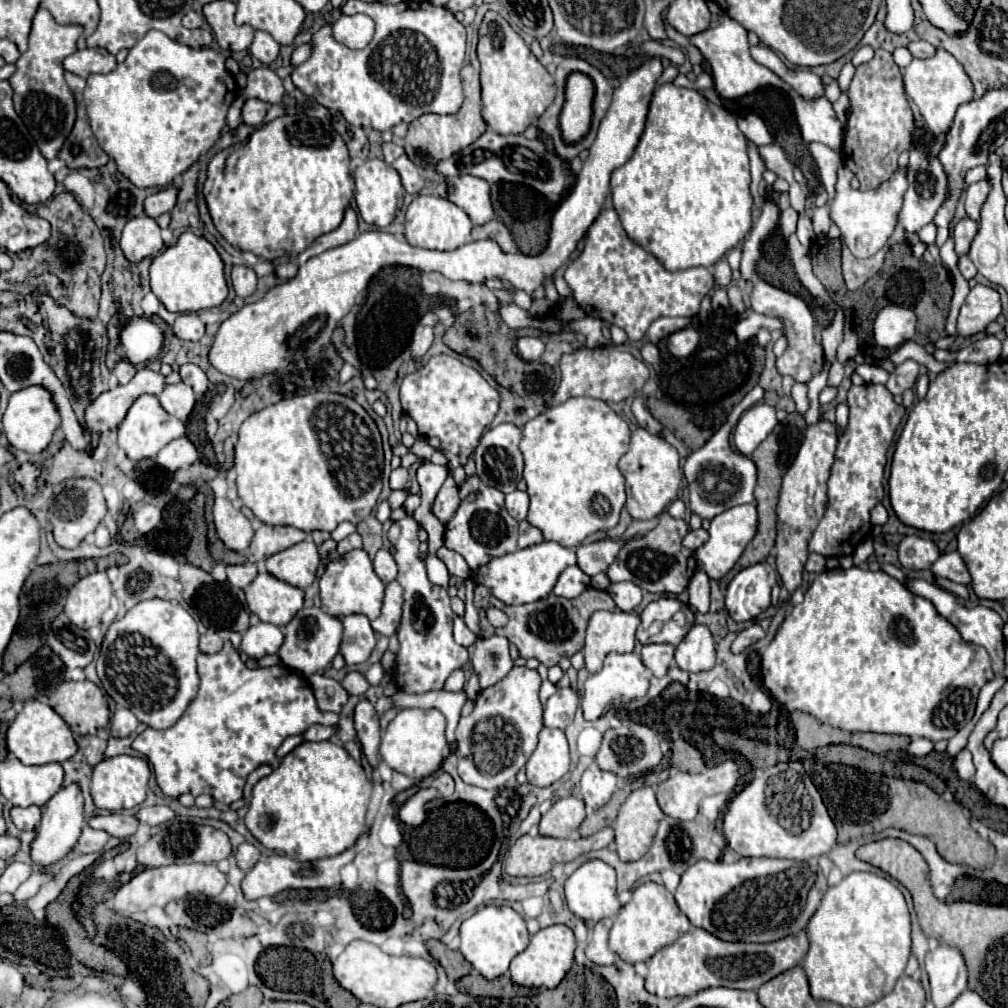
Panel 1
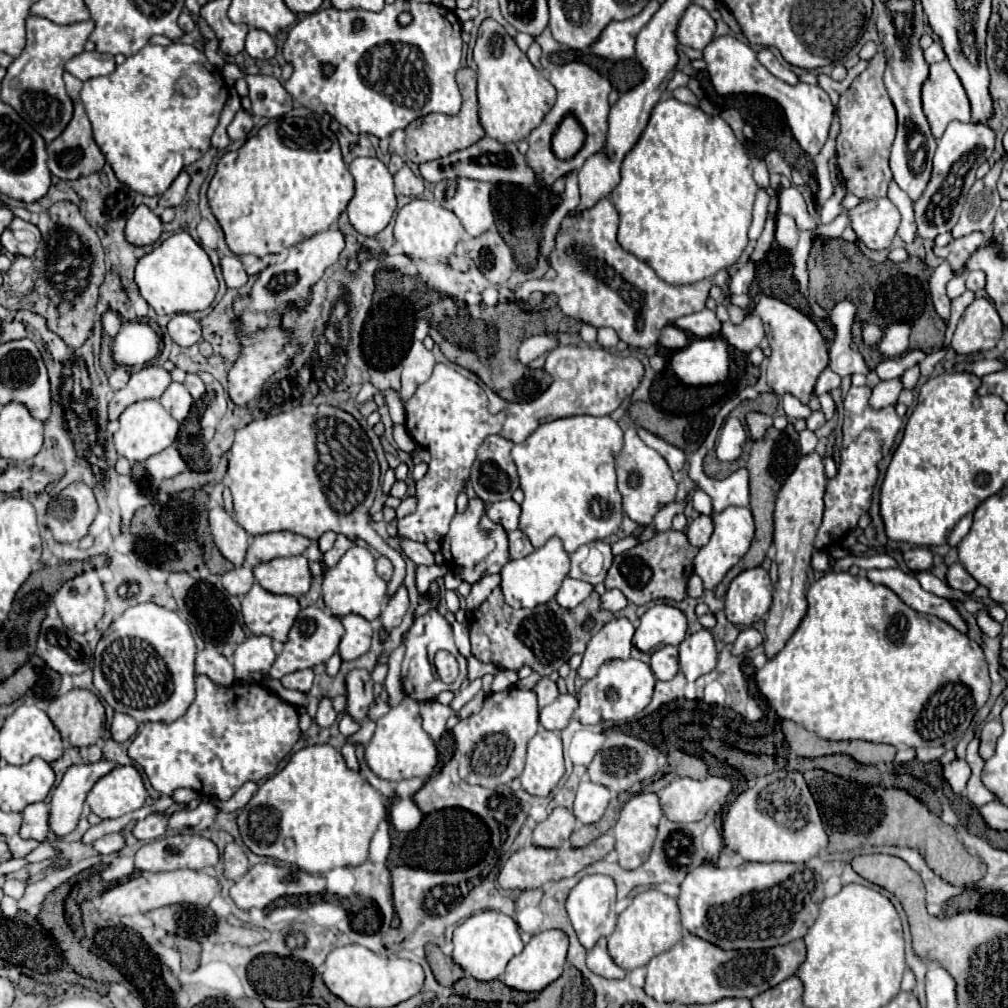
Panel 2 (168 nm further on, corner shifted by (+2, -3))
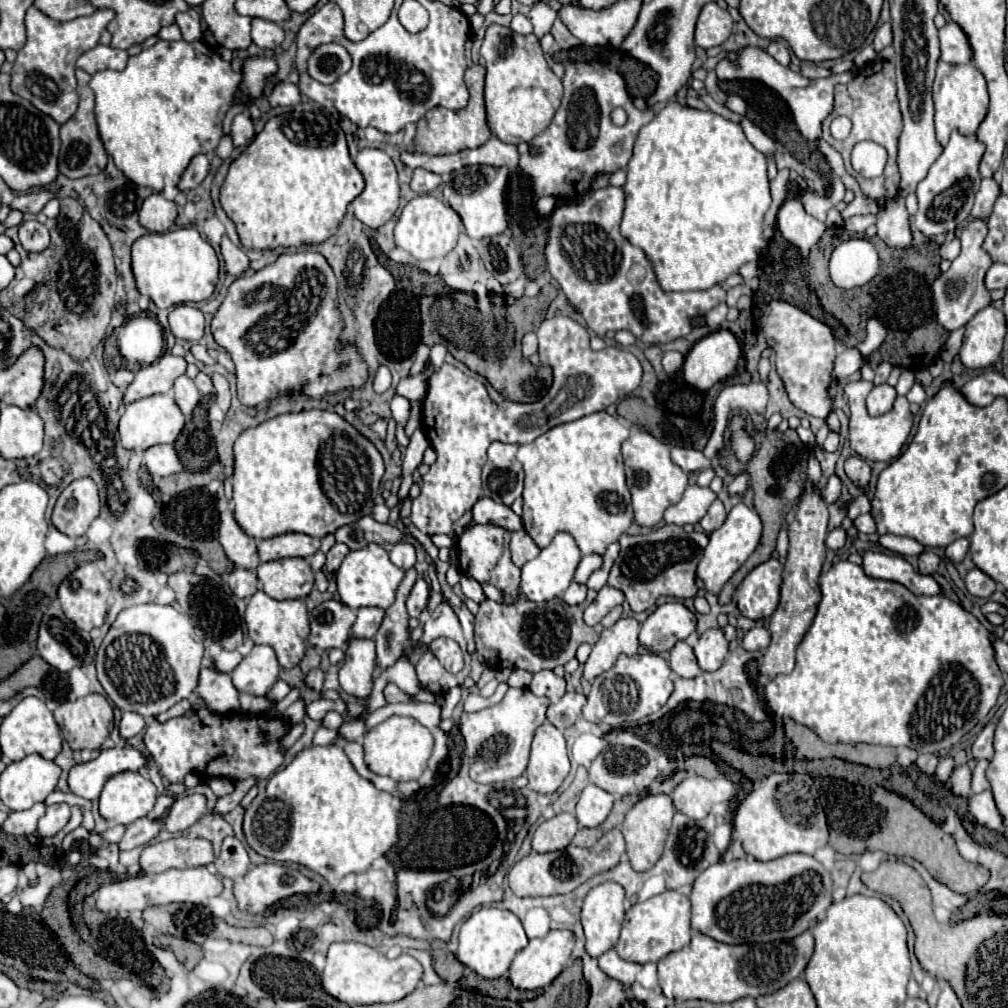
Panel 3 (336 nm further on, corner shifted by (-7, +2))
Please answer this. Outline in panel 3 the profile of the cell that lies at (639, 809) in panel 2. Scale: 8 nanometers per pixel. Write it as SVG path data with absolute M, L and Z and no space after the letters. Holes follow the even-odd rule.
M650 794L628 810L628 814L622 822L622 834L626 838L626 854L628 854L634 870L644 872L658 862L658 858L662 856L662 846L664 846L666 834L670 830L672 816L674 816L674 804L668 794Z

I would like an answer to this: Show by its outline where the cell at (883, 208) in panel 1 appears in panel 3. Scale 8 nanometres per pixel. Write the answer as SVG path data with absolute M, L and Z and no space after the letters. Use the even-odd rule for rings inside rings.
M896 196L892 204L880 206L876 216L878 236L892 248L906 248L912 240L910 234L910 222L908 222L908 210L904 206L904 198Z

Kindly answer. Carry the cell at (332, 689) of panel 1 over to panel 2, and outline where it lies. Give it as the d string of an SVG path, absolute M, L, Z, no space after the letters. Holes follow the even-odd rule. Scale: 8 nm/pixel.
M323 699L319 703L319 711L317 711L317 723L319 723L319 727L331 727L335 723L335 719L337 719L337 713L333 711L331 701Z

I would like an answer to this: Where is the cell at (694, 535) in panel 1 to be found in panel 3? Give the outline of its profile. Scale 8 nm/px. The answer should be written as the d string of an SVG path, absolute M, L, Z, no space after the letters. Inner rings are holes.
M716 500L716 502L708 508L706 516L700 520L700 526L702 526L702 530L704 530L706 534L710 534L710 532L714 532L716 528L720 528L720 526L724 524L724 520L726 520L724 504L722 504L720 500Z

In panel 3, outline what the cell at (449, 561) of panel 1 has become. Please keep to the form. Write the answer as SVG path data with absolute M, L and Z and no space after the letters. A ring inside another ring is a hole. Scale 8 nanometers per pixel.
M370 516L360 518L354 524L342 526L336 530L336 540L344 542L350 550L360 550L370 542L376 544L398 544L404 538L404 532L392 524L380 524Z

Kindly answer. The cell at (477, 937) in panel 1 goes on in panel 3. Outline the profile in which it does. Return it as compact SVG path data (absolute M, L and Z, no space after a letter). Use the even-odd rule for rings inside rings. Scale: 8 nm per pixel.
M484 906L476 910L460 928L460 946L456 950L456 958L472 968L482 978L500 978L508 972L514 956L526 948L528 938L522 928L522 922L510 910L500 910L496 906Z

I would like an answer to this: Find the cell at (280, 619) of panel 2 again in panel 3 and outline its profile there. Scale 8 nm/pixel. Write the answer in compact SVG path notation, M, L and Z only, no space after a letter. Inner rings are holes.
M258 590L246 608L246 626L248 626L248 636L256 644L268 644L276 650L278 662L284 668L292 668L300 664L304 658L304 648L306 648L306 636L308 636L308 610L306 602L302 598L296 600L276 600L268 596L264 590Z

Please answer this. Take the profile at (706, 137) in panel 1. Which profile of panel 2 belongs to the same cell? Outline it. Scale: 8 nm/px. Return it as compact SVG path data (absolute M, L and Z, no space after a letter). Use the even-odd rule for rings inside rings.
M665 99L659 101L651 113L651 119L645 127L645 131L641 133L639 141L633 145L633 149L625 155L623 163L621 163L621 183L613 189L611 193L611 201L619 213L619 231L617 231L617 241L619 245L633 253L637 259L645 261L665 283L669 285L691 285L697 283L701 279L709 279L713 277L717 271L731 267L743 253L743 249L747 247L747 231L751 225L751 211L753 211L753 203L755 203L755 195L757 195L759 187L753 179L753 165L749 155L745 153L745 147L739 143L739 139L735 137L733 129L719 117L707 117L699 107L681 103L677 99Z

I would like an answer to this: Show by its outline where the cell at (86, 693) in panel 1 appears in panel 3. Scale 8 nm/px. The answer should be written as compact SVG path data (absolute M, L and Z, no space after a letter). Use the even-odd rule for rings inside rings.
M88 694L74 702L62 702L54 710L54 718L72 750L96 750L108 738L114 714L104 696Z

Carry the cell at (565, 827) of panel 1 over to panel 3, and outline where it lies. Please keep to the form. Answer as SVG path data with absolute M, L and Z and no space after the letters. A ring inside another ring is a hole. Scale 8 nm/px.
M570 812L556 814L554 818L550 818L538 826L538 830L534 832L534 838L532 838L532 850L540 852L540 854L562 850L572 842L576 832L578 832L578 820L574 814L570 814Z

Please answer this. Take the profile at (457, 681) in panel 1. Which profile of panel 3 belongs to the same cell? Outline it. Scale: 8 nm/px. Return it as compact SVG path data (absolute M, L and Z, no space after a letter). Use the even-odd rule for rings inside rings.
M460 688L448 690L448 692L444 694L444 698L446 698L446 704L444 704L444 708L442 708L442 714L444 714L444 716L452 716L454 706L460 702Z

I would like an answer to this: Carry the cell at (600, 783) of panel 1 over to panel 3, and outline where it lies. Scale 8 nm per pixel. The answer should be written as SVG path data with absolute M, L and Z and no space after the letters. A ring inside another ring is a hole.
M588 784L582 794L580 800L576 804L576 820L580 826L586 828L596 828L600 826L614 804L614 796L610 796L610 792L598 788L596 784Z

